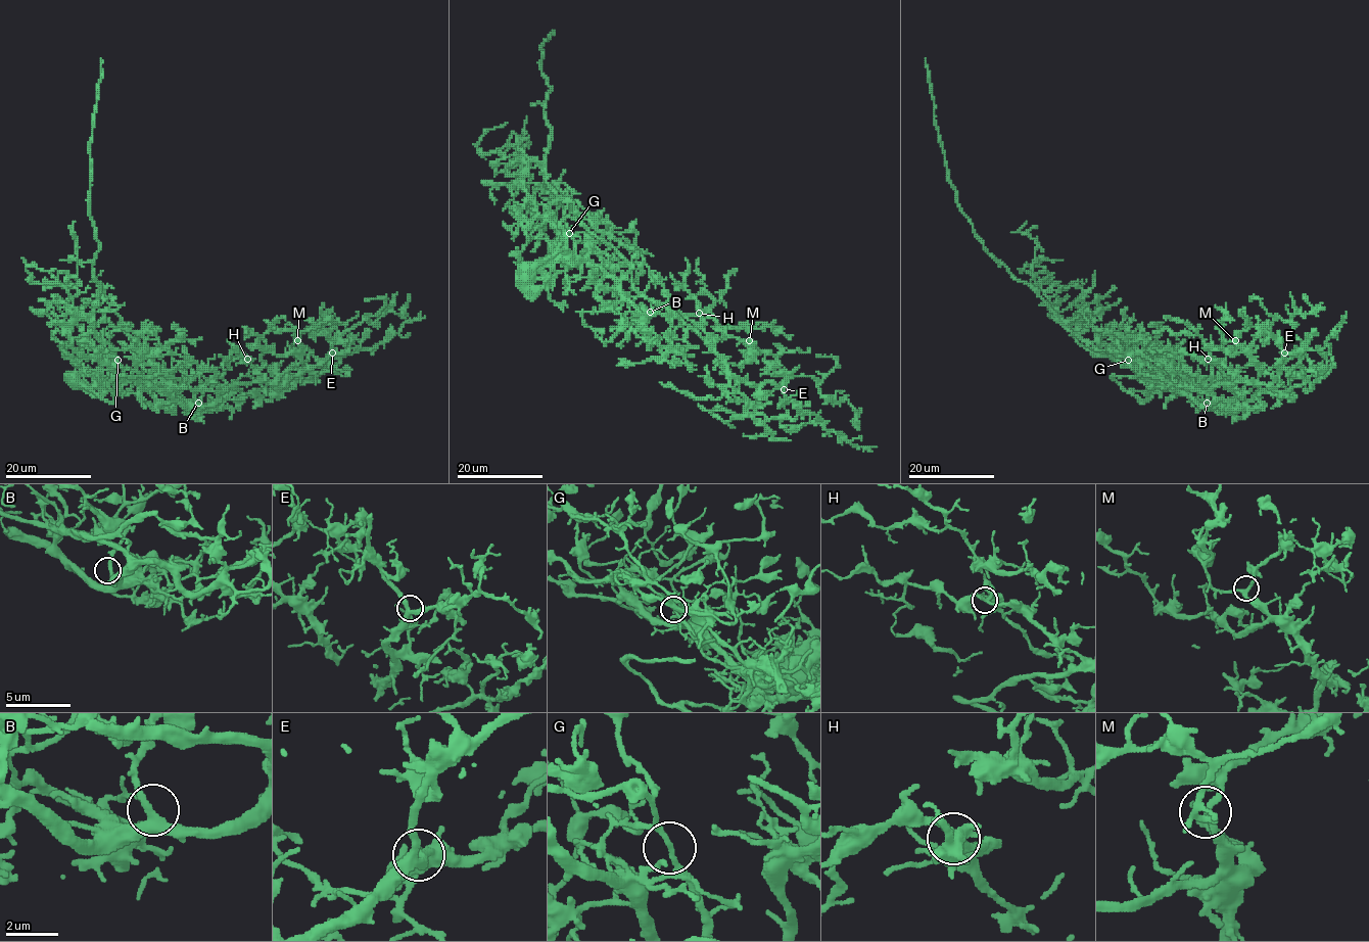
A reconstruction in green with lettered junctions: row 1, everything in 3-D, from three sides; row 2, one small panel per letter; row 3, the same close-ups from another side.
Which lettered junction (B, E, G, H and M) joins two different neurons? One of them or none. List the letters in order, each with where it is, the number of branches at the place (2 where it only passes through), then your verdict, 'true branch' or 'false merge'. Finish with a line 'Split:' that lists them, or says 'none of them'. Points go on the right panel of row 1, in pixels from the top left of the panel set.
B: at (1207, 403); 3 branches meet; true branch
E: at (1284, 352); 3 branches meet; true branch
G: at (1128, 360); 3 branches meet; false merge
H: at (1208, 359); 3 branches meet; true branch
M: at (1235, 340); 3 branches meet; true branch
Split: G

